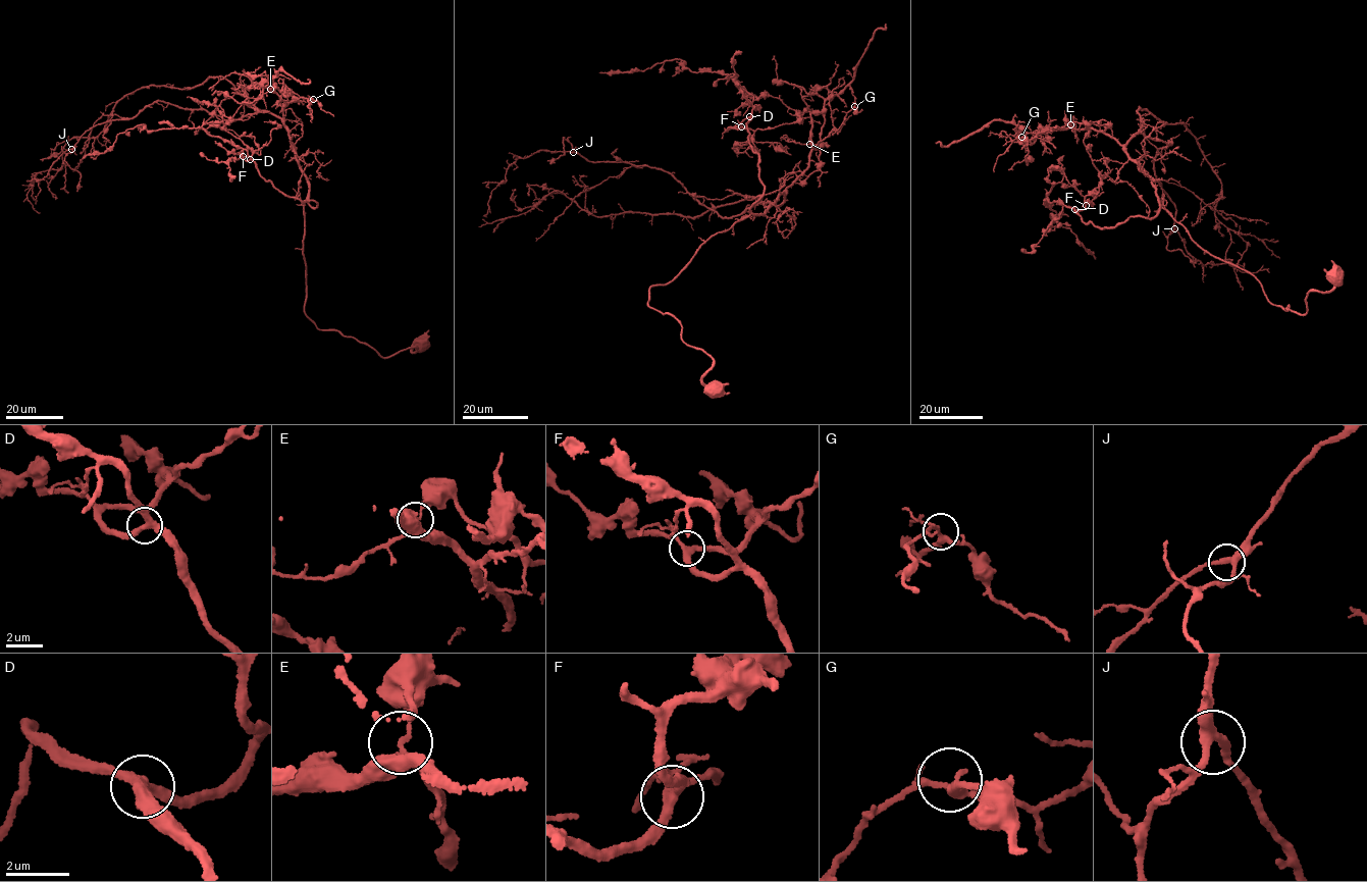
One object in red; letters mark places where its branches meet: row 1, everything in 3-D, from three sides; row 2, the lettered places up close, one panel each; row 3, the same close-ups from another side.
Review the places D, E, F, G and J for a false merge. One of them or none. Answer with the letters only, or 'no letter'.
E

